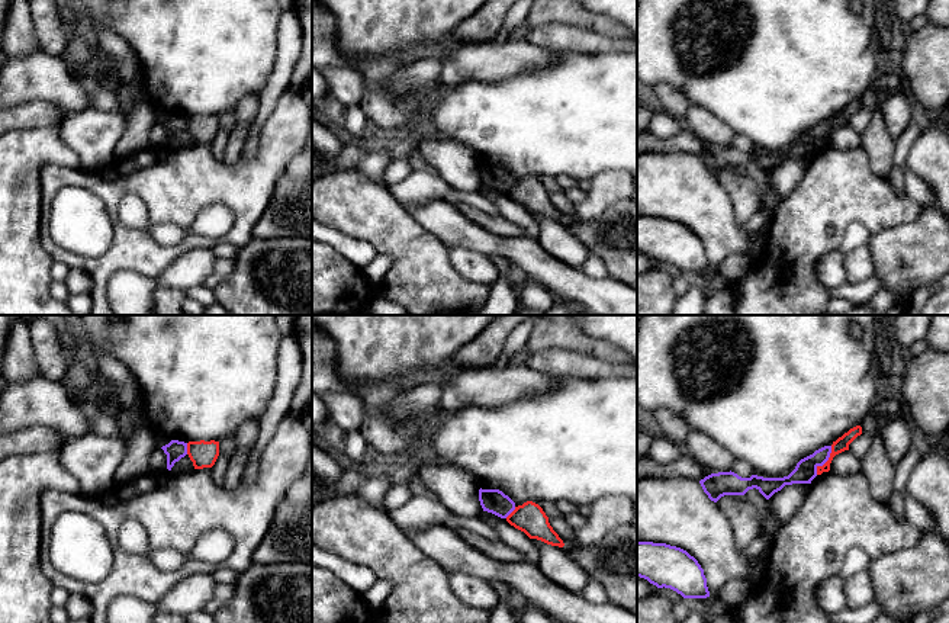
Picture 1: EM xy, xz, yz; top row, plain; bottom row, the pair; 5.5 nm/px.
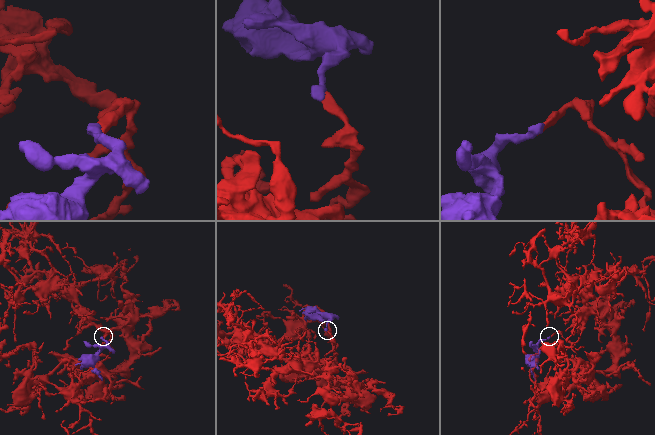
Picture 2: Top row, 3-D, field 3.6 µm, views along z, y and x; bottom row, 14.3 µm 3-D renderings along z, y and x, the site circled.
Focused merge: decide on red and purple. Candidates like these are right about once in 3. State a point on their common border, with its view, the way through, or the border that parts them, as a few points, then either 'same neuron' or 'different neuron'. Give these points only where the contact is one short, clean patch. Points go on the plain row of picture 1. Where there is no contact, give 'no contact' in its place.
contact yz (827, 135); different neuron

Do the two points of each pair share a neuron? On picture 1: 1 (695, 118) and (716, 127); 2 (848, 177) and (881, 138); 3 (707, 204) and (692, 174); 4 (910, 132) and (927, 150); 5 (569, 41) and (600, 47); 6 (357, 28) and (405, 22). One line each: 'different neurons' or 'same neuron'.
1: same neuron
2: different neurons
3: same neuron
4: different neurons
5: same neuron
6: same neuron

